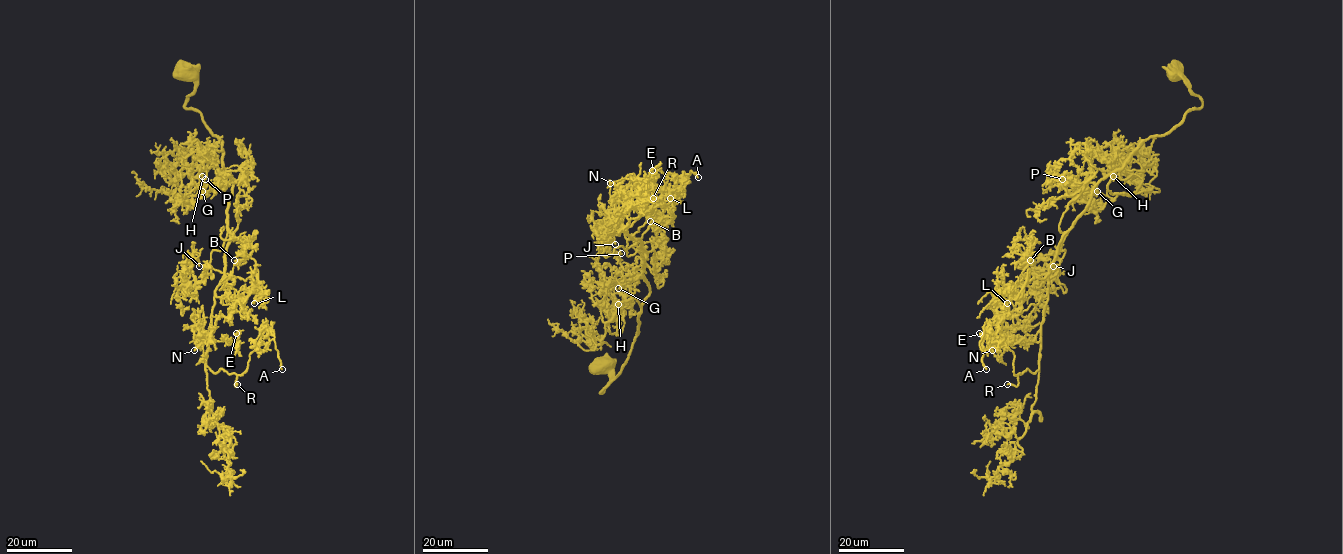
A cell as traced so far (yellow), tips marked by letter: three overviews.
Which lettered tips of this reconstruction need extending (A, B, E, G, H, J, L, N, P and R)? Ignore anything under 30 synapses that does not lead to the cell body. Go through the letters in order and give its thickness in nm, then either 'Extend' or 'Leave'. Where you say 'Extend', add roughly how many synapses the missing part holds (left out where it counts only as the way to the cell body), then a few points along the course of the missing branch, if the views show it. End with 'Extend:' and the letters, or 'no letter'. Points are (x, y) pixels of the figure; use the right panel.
A: Thickness 170 nm. Extend. Roughly 80 synapses. Course of what is missing: (986, 369), (990, 381), (988, 410), (997, 405), (993, 399)
B: Thickness 200 nm. Leave
E: Thickness 150 nm. Leave
G: Thickness 180 nm. Leave
H: Thickness 110 nm. Leave
J: Thickness 150 nm. Leave
L: Thickness 170 nm. Leave
N: Thickness 160 nm. Leave
P: Thickness 130 nm. Leave
R: Thickness 180 nm. Extend. Roughly 200 synapses. Course of what is missing: (1007, 384), (1002, 388), (1005, 373), (1000, 370), (985, 374), (982, 384), (984, 383)
Extend: A, R

